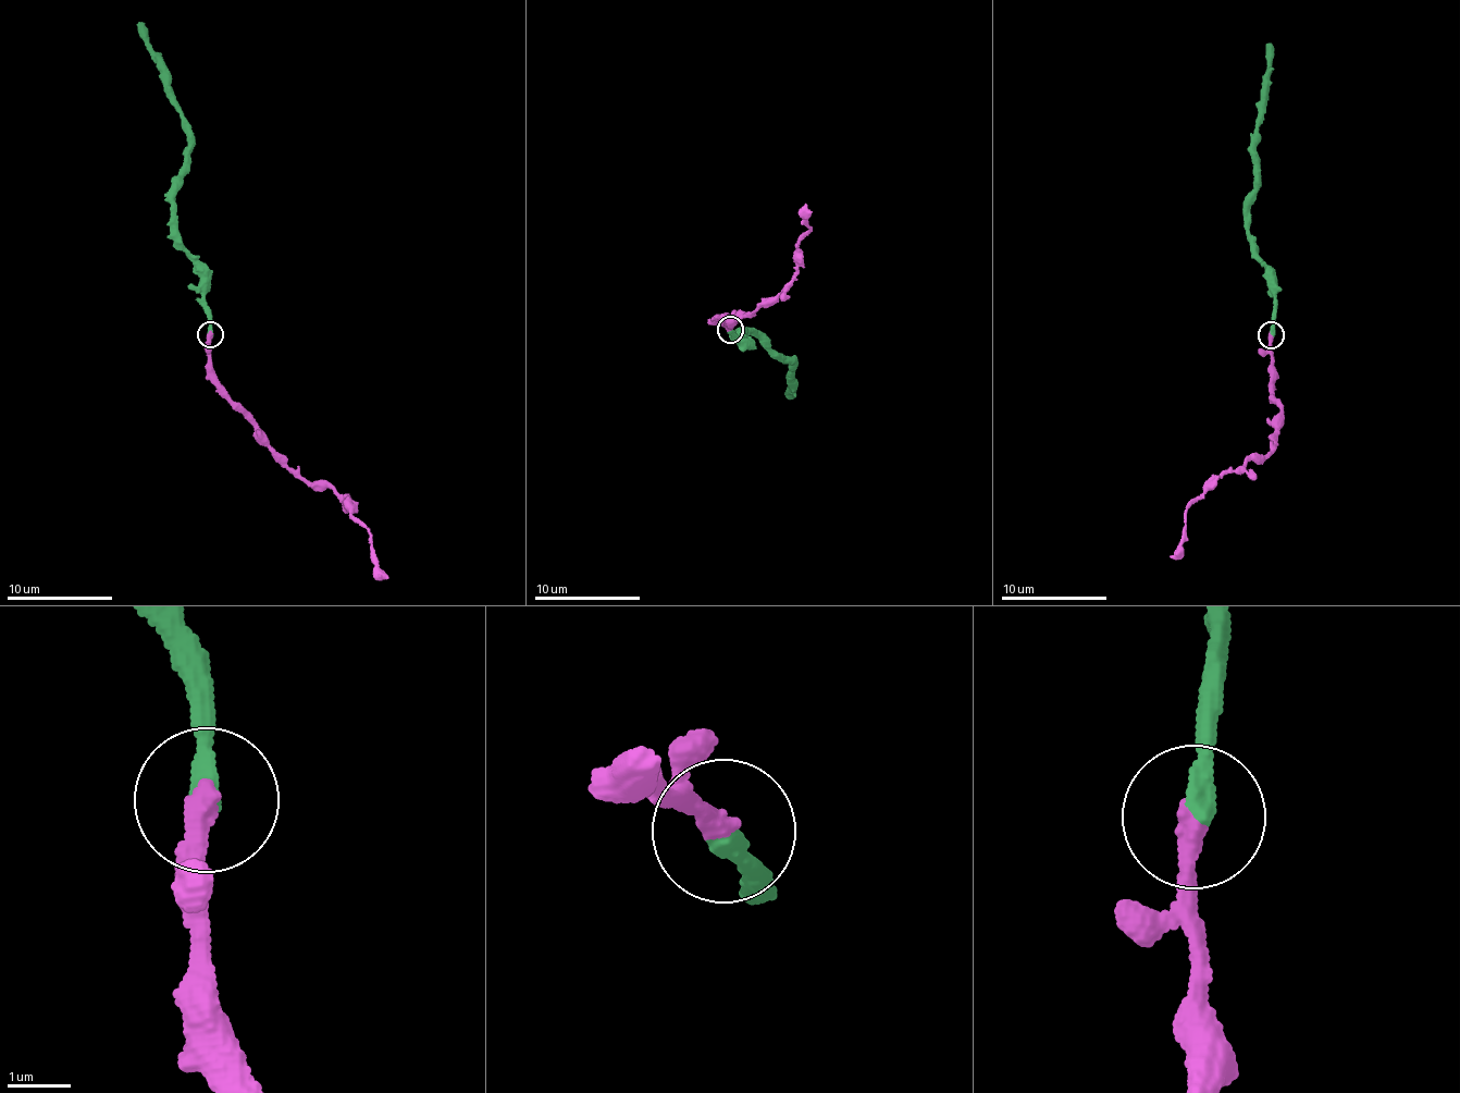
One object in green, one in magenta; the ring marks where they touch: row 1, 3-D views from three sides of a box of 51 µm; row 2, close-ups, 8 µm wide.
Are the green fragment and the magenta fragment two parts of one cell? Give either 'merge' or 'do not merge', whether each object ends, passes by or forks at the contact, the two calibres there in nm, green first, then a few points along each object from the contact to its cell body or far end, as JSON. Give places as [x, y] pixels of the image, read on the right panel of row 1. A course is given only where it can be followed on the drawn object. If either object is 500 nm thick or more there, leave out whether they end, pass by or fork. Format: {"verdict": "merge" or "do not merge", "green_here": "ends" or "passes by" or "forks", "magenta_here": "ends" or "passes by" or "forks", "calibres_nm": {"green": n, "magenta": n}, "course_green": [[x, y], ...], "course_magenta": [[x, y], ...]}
{"verdict": "merge", "green_here": "ends", "magenta_here": "ends", "calibres_nm": {"green": 340, "magenta": 360}, "course_green": [[1271, 335], [1271, 277], [1248, 229], [1248, 195], [1254, 180], [1253, 135], [1269, 46]], "course_magenta": [[1271, 335], [1271, 398], [1282, 412], [1269, 452], [1261, 456], [1257, 453], [1191, 502], [1182, 551], [1170, 557]]}

